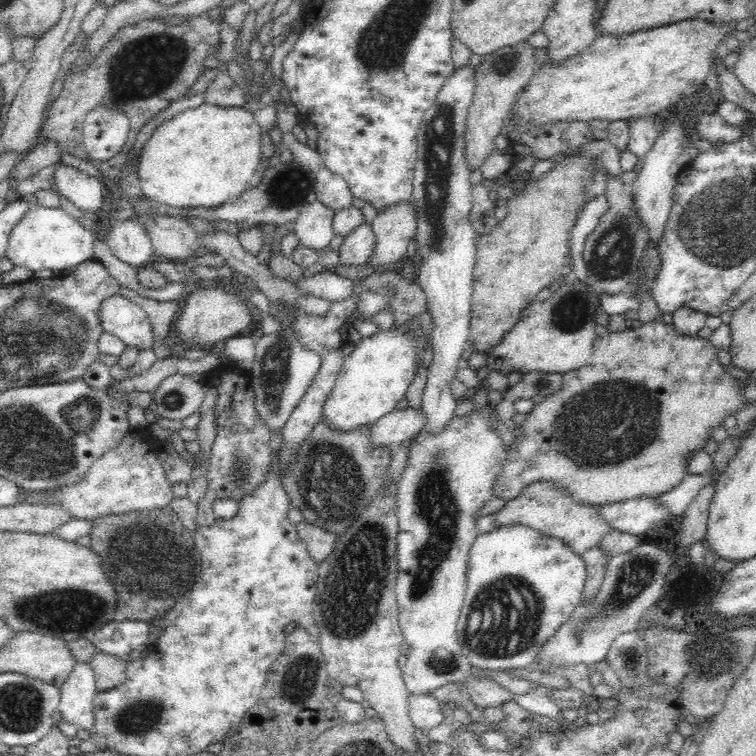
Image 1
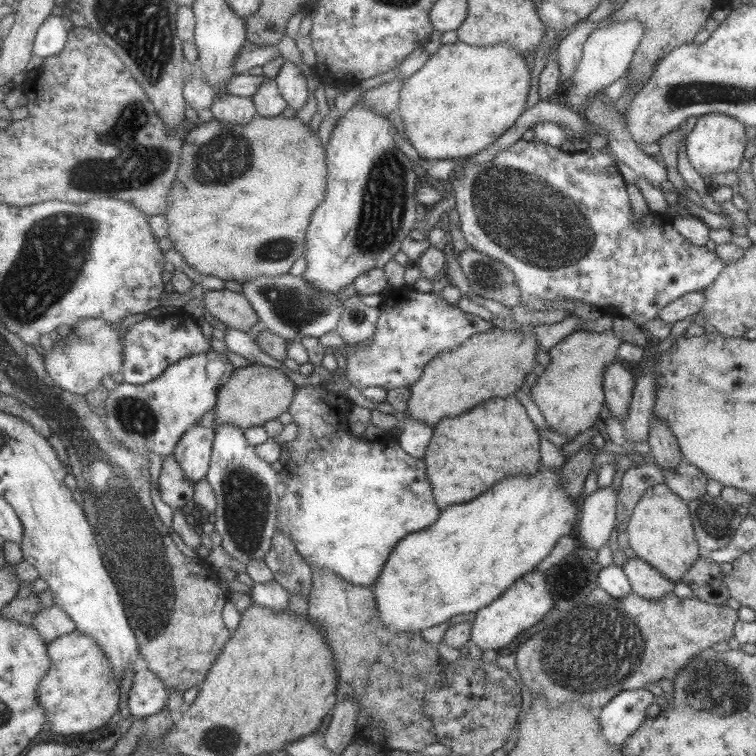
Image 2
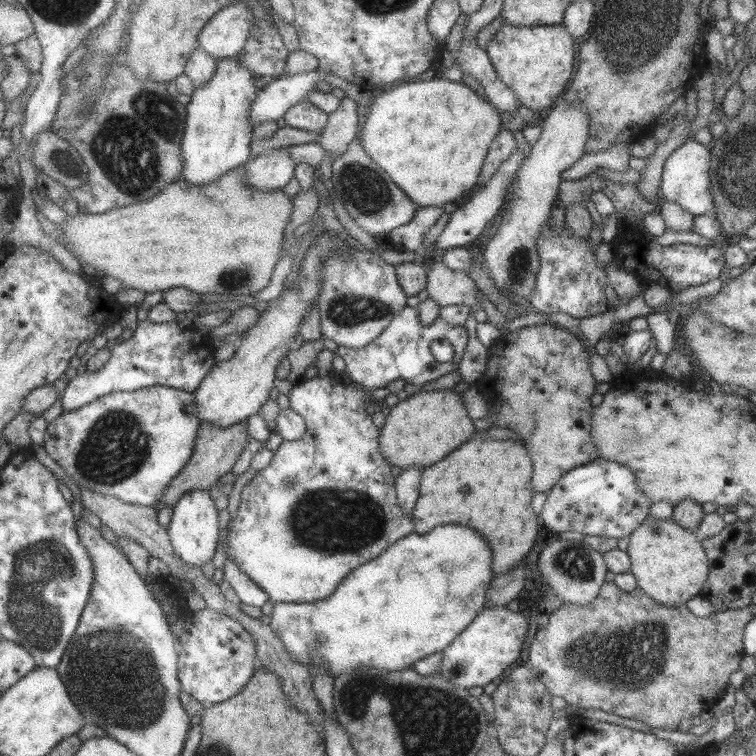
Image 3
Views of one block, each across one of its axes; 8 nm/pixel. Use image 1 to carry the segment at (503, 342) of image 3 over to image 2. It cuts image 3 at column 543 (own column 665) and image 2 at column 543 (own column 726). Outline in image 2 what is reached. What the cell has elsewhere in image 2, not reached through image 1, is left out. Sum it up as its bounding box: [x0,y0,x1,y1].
[531,331,621,439]

